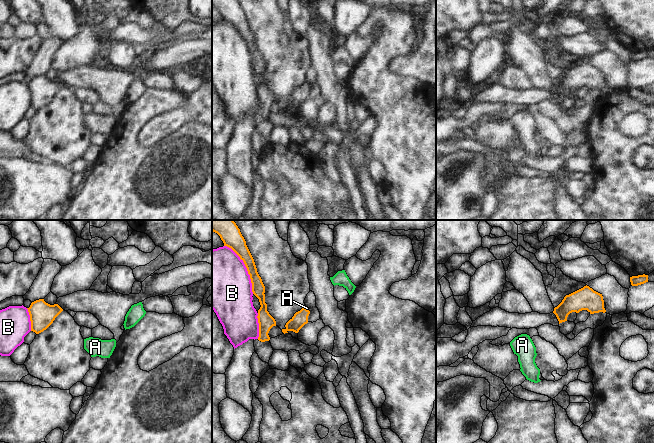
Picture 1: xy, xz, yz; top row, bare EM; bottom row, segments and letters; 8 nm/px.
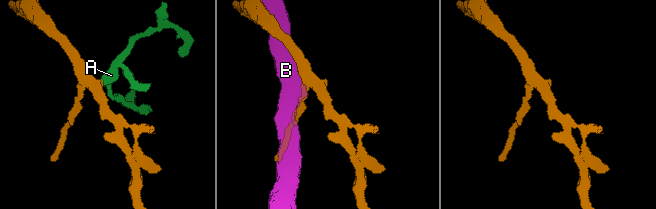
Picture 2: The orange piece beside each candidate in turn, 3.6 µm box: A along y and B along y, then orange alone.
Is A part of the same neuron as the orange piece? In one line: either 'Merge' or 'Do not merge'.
Merge

